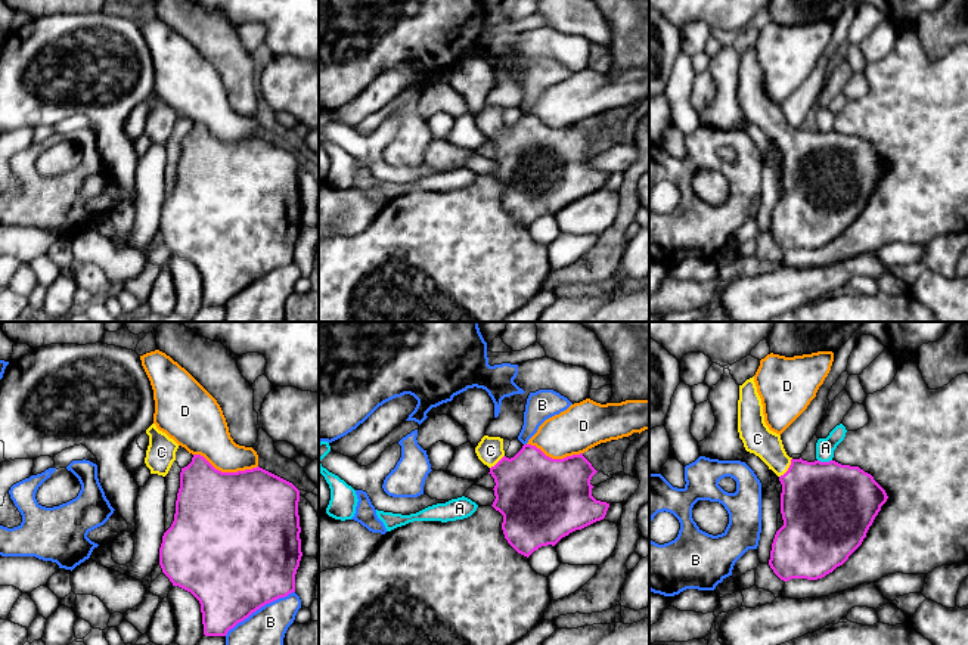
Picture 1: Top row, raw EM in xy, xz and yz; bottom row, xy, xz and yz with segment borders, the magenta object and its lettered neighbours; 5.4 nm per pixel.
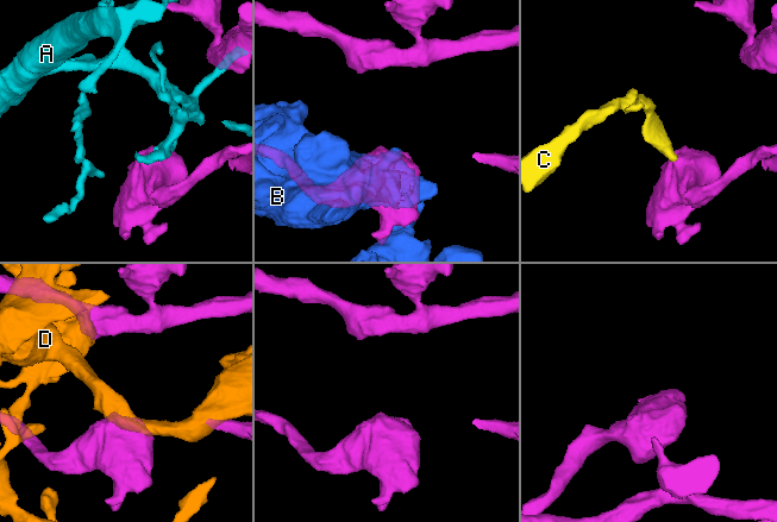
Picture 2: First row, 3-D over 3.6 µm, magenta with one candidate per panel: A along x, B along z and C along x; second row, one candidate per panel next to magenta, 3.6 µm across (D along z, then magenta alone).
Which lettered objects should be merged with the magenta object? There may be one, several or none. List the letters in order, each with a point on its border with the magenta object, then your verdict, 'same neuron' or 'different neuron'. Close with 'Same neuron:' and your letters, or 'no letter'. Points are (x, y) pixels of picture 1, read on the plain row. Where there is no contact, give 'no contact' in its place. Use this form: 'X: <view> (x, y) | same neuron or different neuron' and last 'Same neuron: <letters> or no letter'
A: yz (825, 132) | different neuron
B: xy (258, 278) | different neuron
C: yz (788, 138) | same neuron
D: xy (226, 142) | different neuron
Same neuron: C

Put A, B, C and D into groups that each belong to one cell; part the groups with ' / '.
A / B / C / D

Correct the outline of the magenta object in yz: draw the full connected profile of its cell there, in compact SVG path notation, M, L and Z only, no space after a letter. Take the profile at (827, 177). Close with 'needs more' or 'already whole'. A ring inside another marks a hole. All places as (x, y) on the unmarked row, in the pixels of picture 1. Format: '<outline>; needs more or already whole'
M754 46L739 55L738 102L747 121L758 125L782 154L781 183L784 195L776 201L769 235L784 251L817 249L843 235L862 214L869 196L887 171L885 159L859 136L835 130L807 131L786 124L781 105L764 92L761 68Z; needs more

